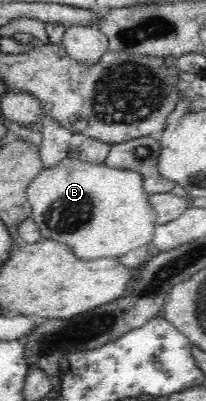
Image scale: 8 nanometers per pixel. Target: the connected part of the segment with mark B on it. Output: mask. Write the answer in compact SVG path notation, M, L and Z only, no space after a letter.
M66 156L51 167L42 169L28 185L26 194L32 205L31 217L36 221L41 236L68 243L81 259L104 257L111 260L152 243L154 238L156 207L152 205L150 195L144 189L144 175L140 171Z

